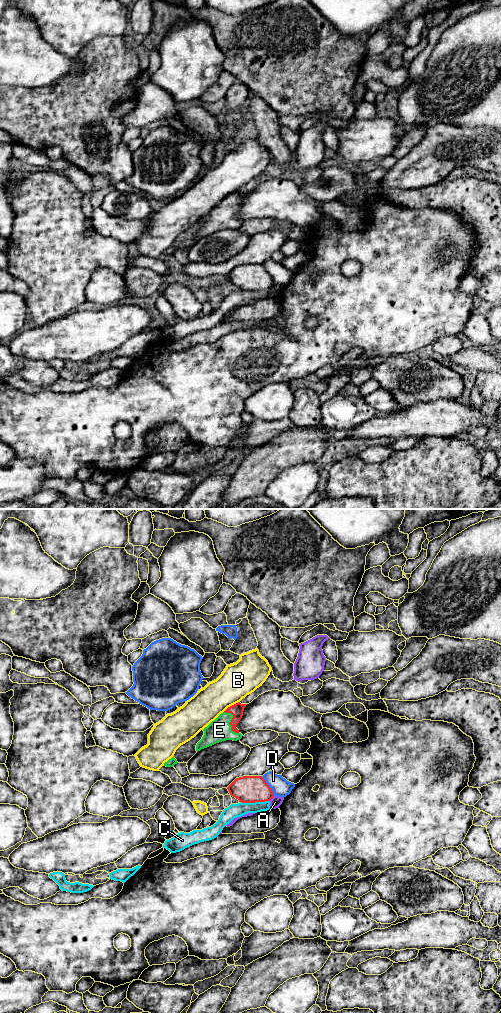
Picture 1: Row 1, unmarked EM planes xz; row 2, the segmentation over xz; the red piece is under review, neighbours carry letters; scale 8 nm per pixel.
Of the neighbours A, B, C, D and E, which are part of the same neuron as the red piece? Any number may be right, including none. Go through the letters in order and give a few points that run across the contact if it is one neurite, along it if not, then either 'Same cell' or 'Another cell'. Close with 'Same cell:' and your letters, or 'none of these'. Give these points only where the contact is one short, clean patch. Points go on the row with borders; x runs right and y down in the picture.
A: Another cell
B: Line: xz (239, 701), (228, 706), (223, 711). Another cell
C: Line: xz (269, 800), (240, 802). Another cell
D: Another cell
E: Line: xz (236, 710), (230, 722), (219, 730). Same cell
Same cell: E

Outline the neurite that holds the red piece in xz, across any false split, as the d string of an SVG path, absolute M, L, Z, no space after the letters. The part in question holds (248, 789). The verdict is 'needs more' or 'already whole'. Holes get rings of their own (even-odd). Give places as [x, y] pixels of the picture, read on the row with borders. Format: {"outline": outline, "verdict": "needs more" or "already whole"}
{"outline": "M243 776L236 778L227 787L231 796L242 803L270 801L273 791L262 776Z", "verdict": "already whole"}

